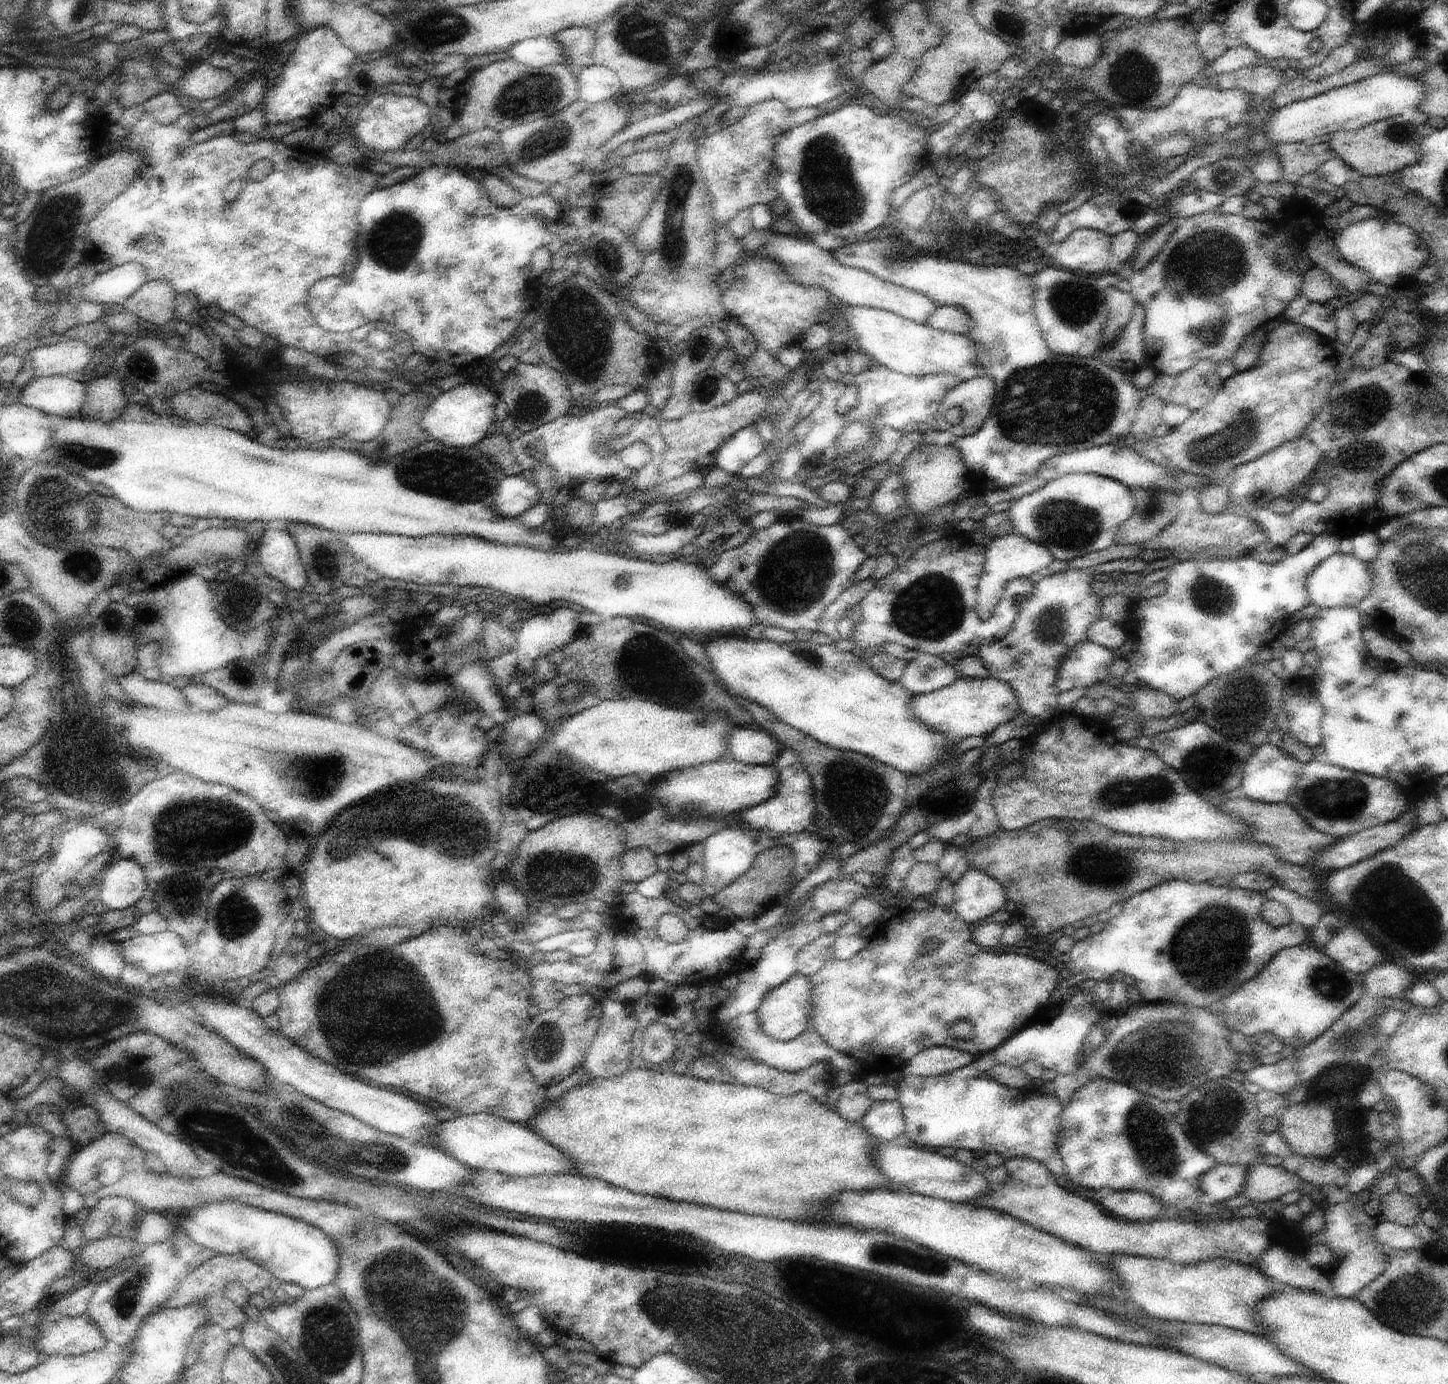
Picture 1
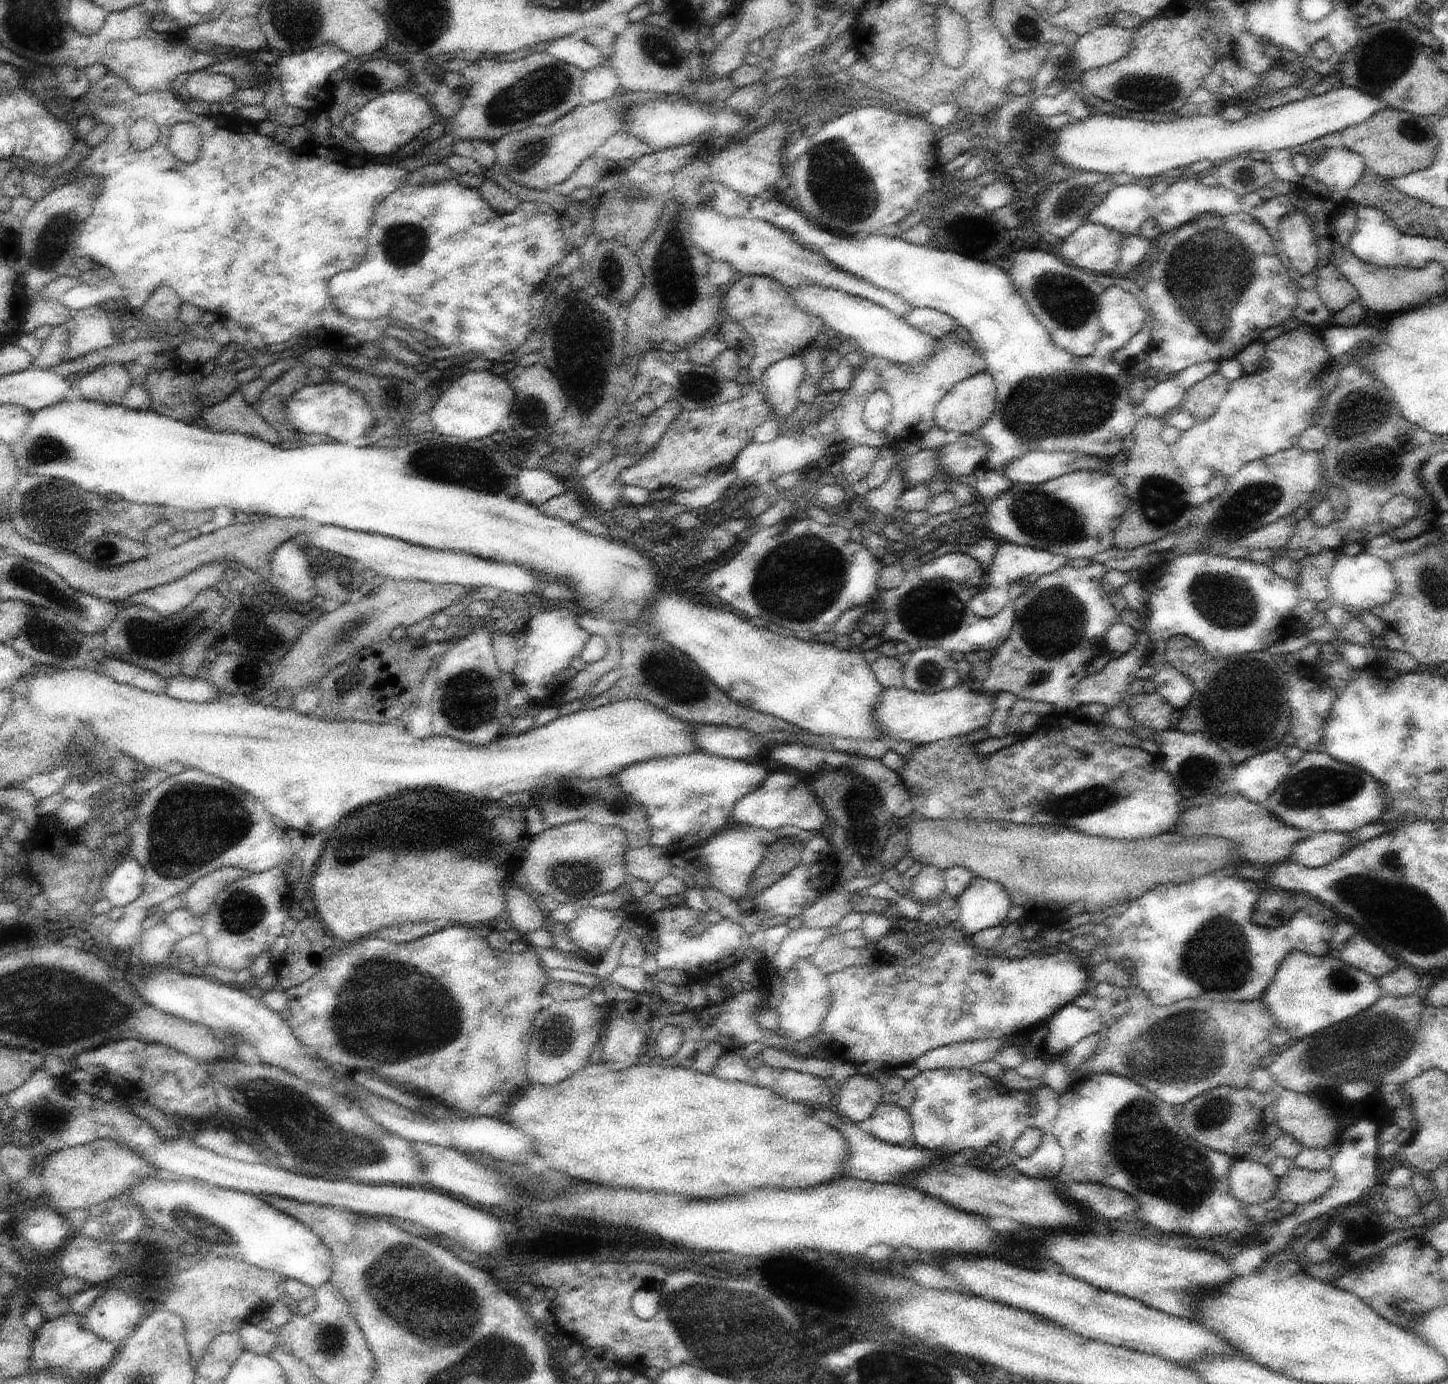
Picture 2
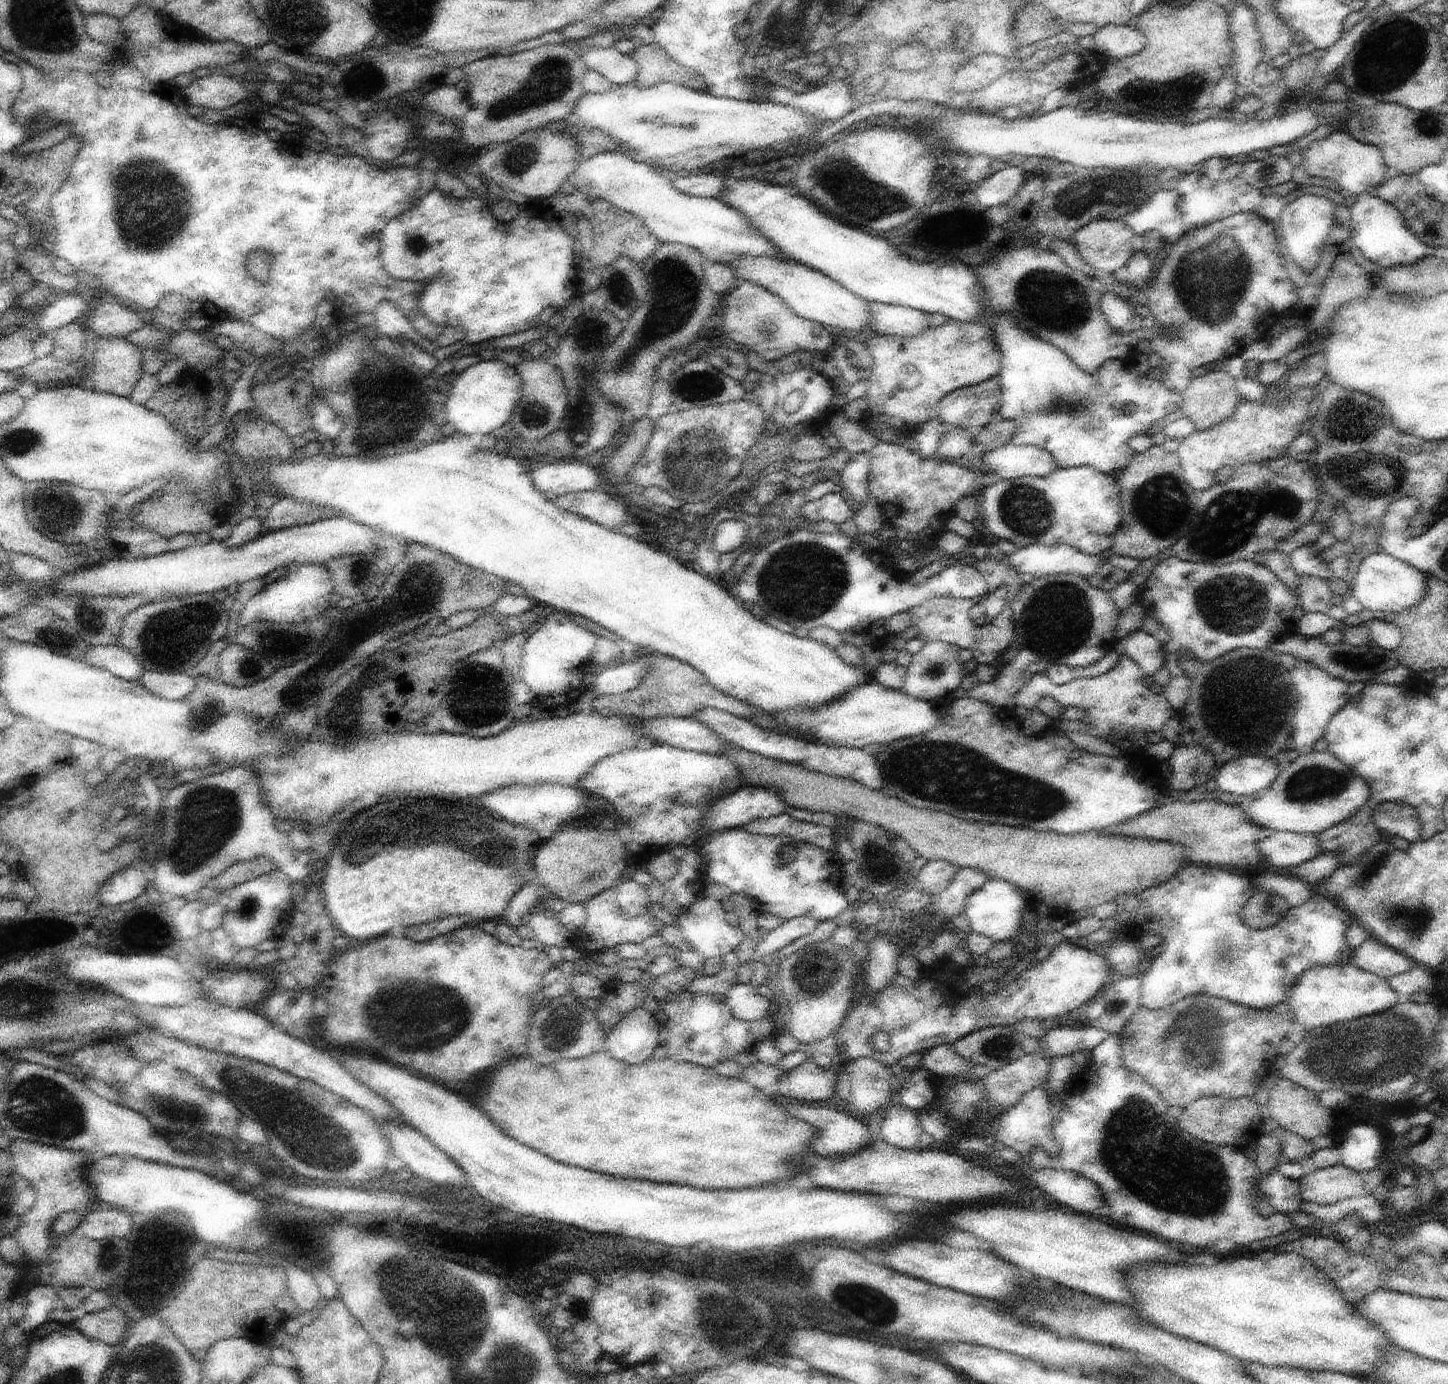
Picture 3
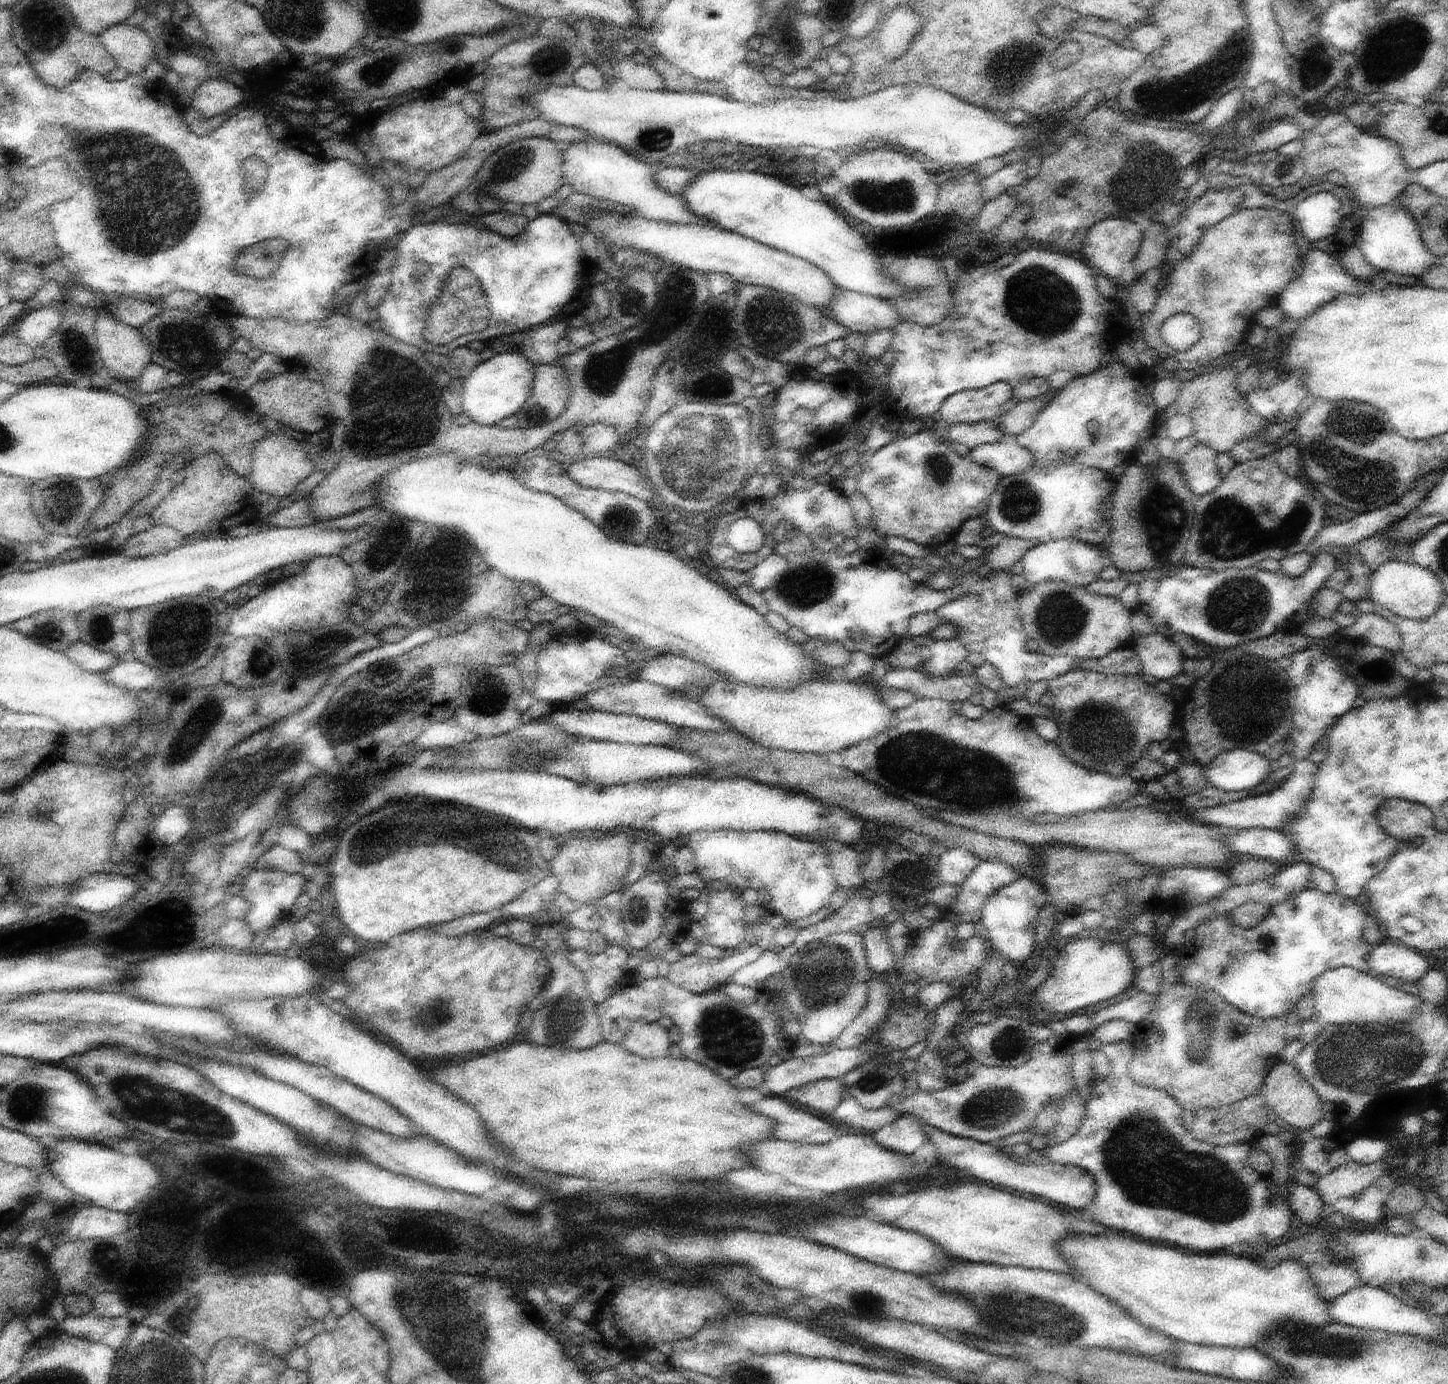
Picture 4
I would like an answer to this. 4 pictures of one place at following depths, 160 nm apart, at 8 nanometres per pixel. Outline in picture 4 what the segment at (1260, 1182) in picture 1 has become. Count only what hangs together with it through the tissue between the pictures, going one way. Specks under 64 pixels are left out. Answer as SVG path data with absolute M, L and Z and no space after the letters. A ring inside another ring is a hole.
M1350 1159L1330 1174L1320 1177L1314 1188L1319 1189L1322 1200L1331 1205L1340 1198L1348 1198L1358 1192L1362 1194L1386 1172L1386 1165L1382 1161L1365 1165Z

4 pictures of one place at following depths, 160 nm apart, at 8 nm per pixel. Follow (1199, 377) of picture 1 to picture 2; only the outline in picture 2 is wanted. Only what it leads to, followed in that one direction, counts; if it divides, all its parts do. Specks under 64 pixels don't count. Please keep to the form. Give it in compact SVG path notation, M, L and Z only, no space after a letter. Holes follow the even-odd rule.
M1218 372L1193 384L1187 392L1182 409L1186 409L1196 422L1204 422L1216 414L1222 399L1228 394L1229 382Z

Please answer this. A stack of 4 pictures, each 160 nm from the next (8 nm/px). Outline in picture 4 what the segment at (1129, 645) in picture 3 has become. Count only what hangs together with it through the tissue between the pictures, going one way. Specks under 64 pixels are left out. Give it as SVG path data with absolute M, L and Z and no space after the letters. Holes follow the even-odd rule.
M1162 630L1151 636L1132 636L1130 646L1142 662L1141 674L1170 680L1182 673L1185 655Z

